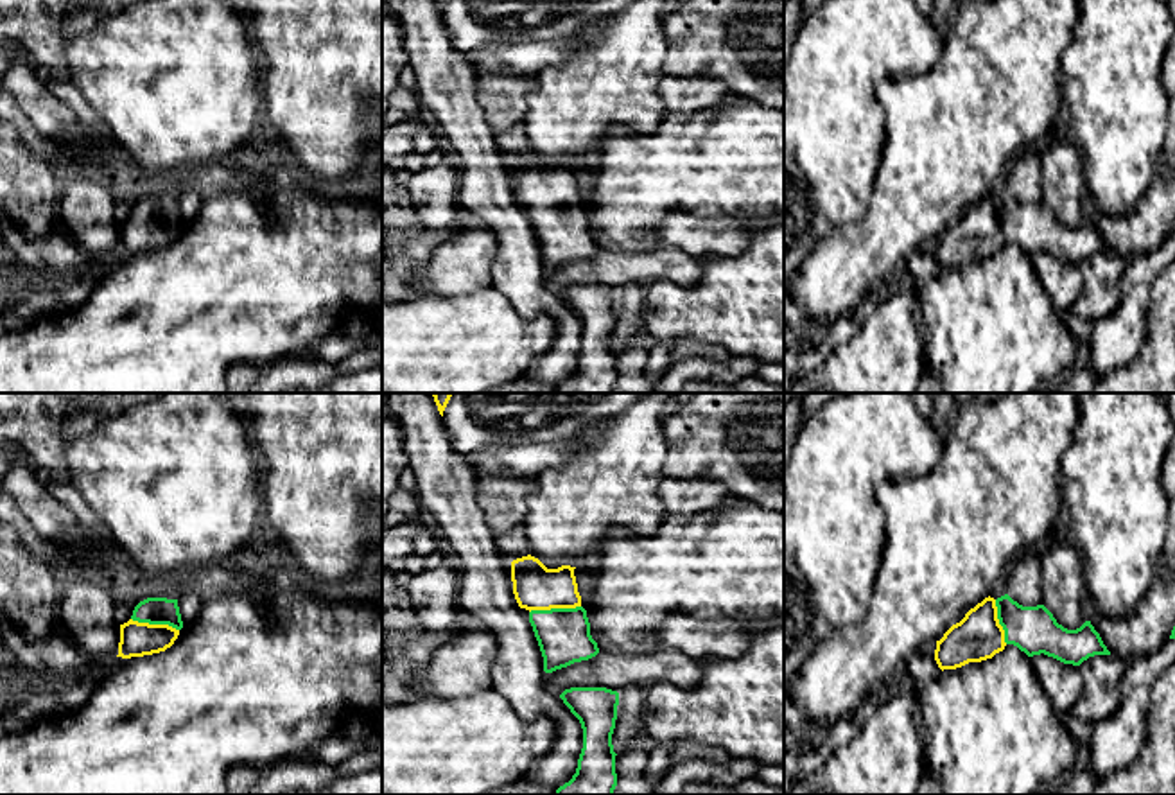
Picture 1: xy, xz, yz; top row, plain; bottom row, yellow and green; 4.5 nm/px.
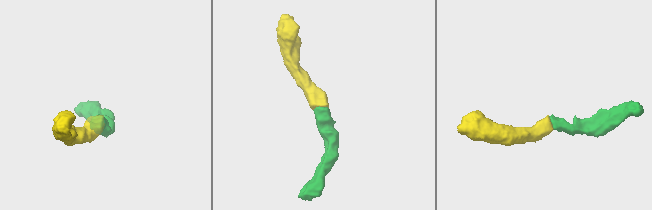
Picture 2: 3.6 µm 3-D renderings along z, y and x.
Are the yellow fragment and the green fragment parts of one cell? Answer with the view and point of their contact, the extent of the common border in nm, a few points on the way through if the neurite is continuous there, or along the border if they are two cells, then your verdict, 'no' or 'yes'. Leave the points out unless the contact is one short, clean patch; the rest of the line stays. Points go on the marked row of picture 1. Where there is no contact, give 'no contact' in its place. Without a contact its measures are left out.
xz (555, 607) | 240 nm | across xz (535, 587), (555, 607), (564, 636) | yes

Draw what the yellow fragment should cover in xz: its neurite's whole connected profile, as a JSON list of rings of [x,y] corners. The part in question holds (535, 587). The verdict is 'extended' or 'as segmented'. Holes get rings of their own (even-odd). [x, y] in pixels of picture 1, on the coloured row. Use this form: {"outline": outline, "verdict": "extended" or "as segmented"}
{"outline": [[[531,555],[511,562],[513,594],[518,607],[529,612],[529,623],[544,657],[545,673],[588,660],[599,653],[597,642],[590,635],[587,610],[581,607],[574,569],[570,565],[547,569]]], "verdict": "extended"}

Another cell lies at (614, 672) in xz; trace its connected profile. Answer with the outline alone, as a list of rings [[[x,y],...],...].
[[[657,650],[626,657],[599,651],[596,657],[545,673],[547,693],[560,696],[570,687],[606,687],[621,693],[630,686],[648,689],[657,682],[675,687],[694,687],[703,677],[705,660],[691,659],[676,650]]]

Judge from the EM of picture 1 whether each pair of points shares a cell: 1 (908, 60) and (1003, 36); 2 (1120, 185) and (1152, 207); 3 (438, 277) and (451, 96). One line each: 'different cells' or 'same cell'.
1: different cells
2: different cells
3: different cells

